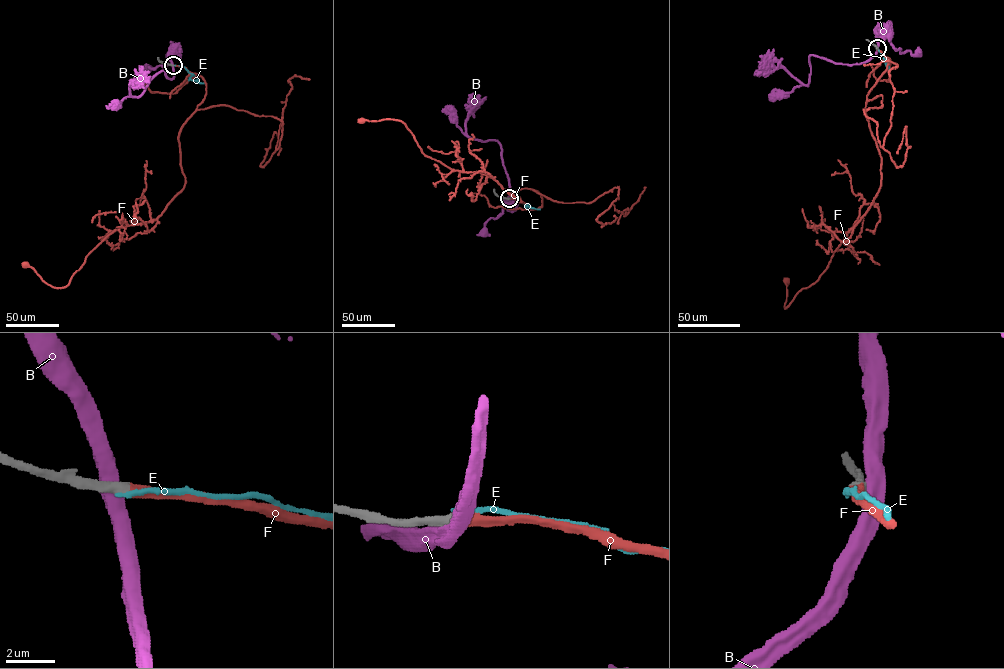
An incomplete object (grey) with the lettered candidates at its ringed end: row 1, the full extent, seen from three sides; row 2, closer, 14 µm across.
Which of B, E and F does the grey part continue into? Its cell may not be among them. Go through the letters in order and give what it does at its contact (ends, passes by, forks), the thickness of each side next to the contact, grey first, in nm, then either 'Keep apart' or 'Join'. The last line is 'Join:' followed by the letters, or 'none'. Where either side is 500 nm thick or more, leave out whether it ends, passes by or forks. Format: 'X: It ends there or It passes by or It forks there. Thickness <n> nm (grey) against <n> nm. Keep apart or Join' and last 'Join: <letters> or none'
B: Thickness 550 nm (grey) against 600 nm. Keep apart
E: Thickness 500 nm (grey) against 200 nm. Keep apart
F: Thickness 500 nm (grey) against 440 nm. Join
Join: F

